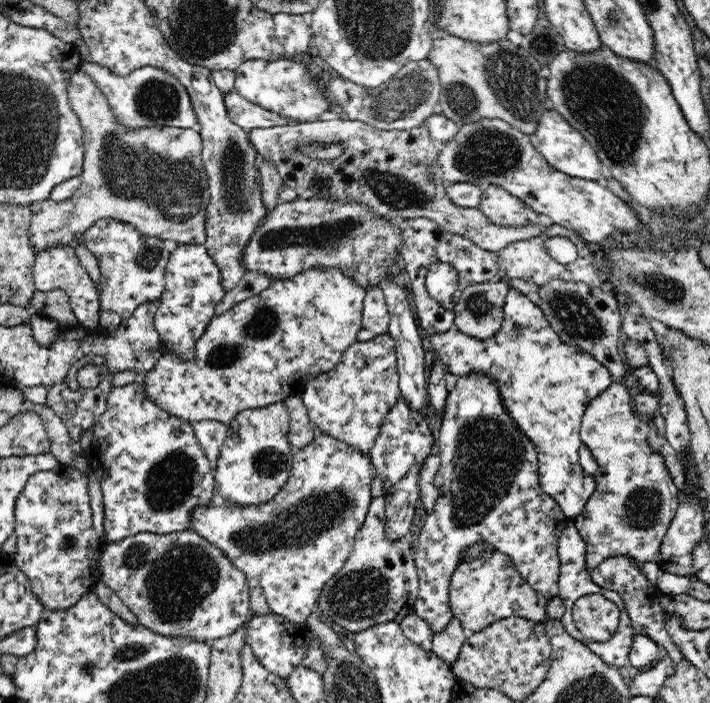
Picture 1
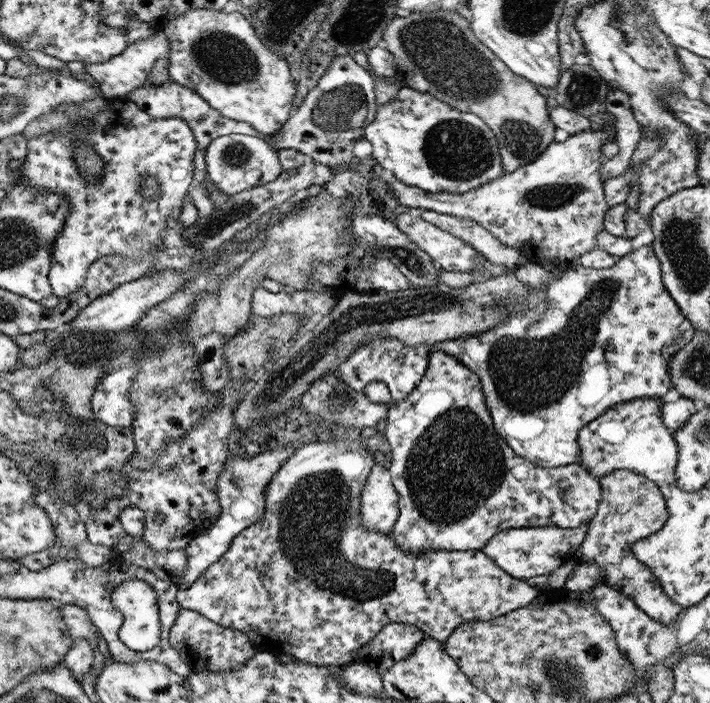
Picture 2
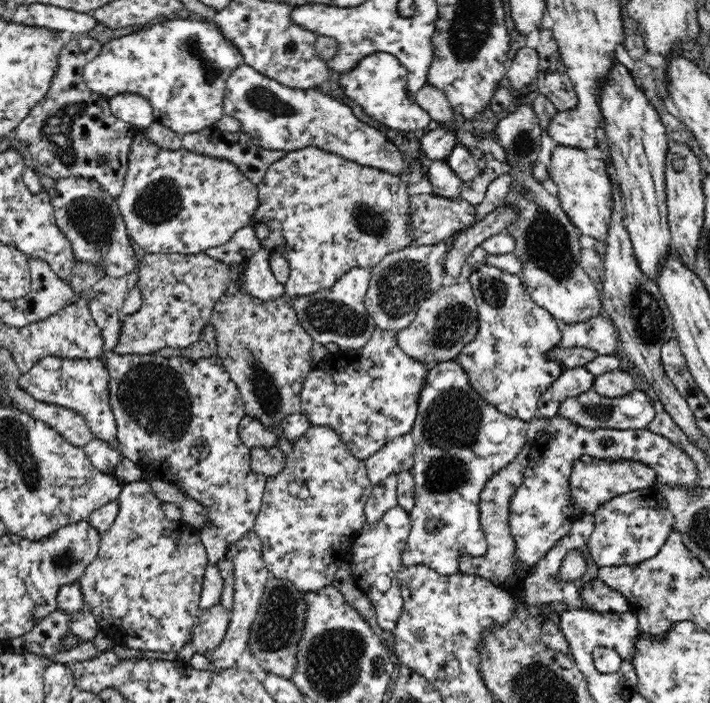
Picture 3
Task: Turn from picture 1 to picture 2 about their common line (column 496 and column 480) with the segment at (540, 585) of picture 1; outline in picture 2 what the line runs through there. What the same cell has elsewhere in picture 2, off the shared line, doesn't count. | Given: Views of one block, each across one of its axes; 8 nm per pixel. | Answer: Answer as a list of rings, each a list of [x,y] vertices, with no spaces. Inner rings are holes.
[[[435,349],[428,354],[428,363],[419,379],[417,386],[411,389],[411,392],[403,397],[401,401],[395,401],[389,406],[385,418],[385,428],[383,428],[382,437],[387,440],[391,449],[391,464],[388,468],[391,482],[395,492],[398,494],[398,517],[393,523],[389,536],[392,541],[402,550],[411,554],[419,554],[425,549],[435,550],[482,550],[485,543],[494,534],[507,529],[518,529],[521,527],[542,527],[554,526],[564,529],[573,529],[581,526],[595,514],[597,505],[601,498],[601,489],[598,480],[591,476],[588,470],[585,470],[578,462],[568,465],[561,465],[555,468],[543,468],[537,466],[516,454],[504,443],[504,440],[495,433],[491,422],[491,417],[487,412],[484,403],[484,396],[479,386],[479,379],[466,366],[463,366],[458,358],[445,354]]]

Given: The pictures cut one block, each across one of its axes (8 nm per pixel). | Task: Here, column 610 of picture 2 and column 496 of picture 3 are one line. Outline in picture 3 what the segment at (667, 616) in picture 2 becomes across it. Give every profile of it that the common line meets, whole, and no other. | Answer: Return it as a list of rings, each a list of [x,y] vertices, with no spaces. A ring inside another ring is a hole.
[[[525,444],[516,458],[510,461],[510,464],[504,466],[502,470],[494,472],[484,488],[480,492],[480,500],[478,500],[478,518],[480,528],[487,540],[487,551],[484,556],[470,556],[467,552],[458,554],[458,572],[480,576],[486,580],[490,580],[492,584],[504,591],[519,597],[523,590],[523,580],[527,577],[528,571],[519,568],[519,560],[515,553],[516,541],[511,533],[509,525],[509,508],[511,498],[514,496],[515,490],[522,486],[524,480],[524,471],[528,466],[528,455],[531,451],[529,444]]]

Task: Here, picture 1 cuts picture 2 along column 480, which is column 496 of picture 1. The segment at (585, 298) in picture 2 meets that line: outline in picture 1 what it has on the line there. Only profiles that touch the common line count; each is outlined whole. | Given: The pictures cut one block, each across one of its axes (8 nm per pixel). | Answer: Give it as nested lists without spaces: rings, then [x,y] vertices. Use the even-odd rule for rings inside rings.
[[[511,289],[509,293],[503,310],[504,324],[492,338],[480,340],[452,328],[446,332],[431,335],[431,348],[441,358],[447,371],[458,378],[472,373],[492,377],[492,381],[496,383],[500,391],[506,413],[514,419],[518,429],[534,443],[538,457],[538,482],[542,492],[554,499],[564,516],[572,520],[575,516],[582,514],[596,486],[594,477],[582,471],[578,460],[580,446],[583,445],[580,435],[581,420],[590,401],[613,383],[612,375],[592,355],[562,342],[539,305],[518,290]]]

